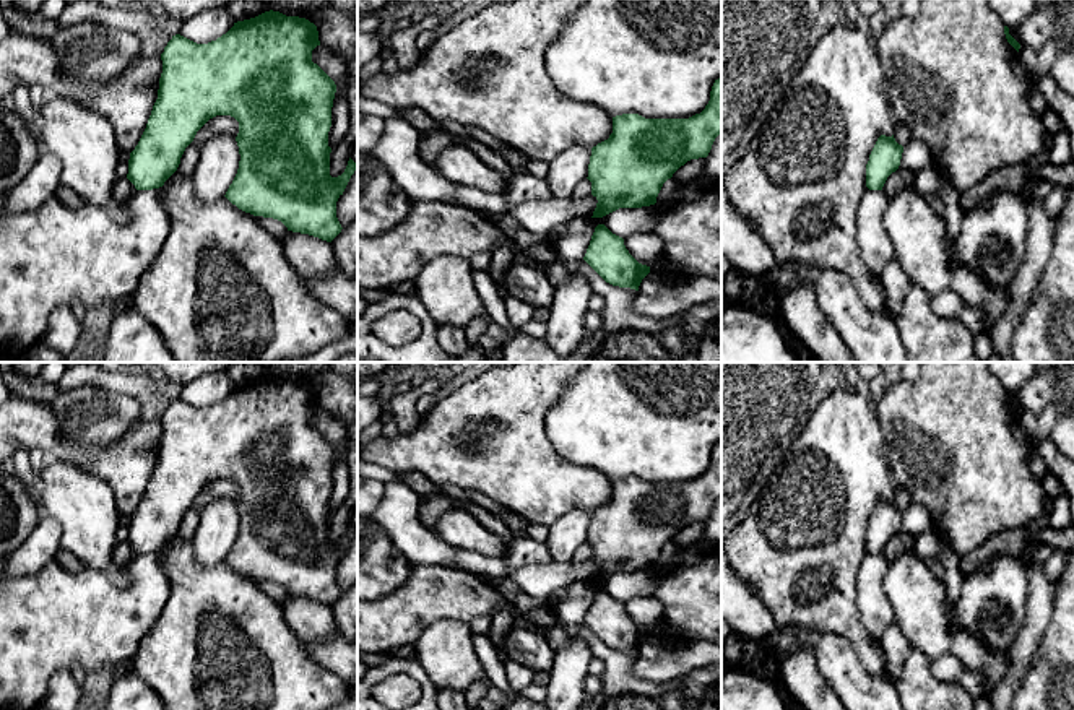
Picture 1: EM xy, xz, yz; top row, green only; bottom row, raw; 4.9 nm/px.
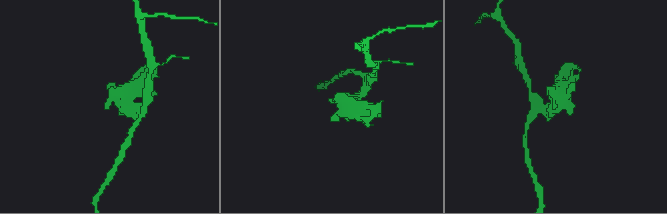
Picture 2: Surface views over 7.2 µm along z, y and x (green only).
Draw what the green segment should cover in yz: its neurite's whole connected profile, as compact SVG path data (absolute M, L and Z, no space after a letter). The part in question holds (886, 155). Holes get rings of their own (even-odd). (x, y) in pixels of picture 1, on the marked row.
M881 135L866 164L866 187L882 190L887 177L900 166L903 146L892 136Z

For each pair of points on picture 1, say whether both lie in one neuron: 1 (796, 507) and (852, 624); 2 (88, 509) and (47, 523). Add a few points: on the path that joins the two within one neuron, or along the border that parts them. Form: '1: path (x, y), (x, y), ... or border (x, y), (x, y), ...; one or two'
1: path (801, 536), (803, 571), (822, 595); one
2: border (43, 509), (60, 527), (62, 548); two

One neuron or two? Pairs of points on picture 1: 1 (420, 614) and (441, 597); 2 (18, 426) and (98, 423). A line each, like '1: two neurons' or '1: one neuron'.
1: one neuron
2: two neurons

